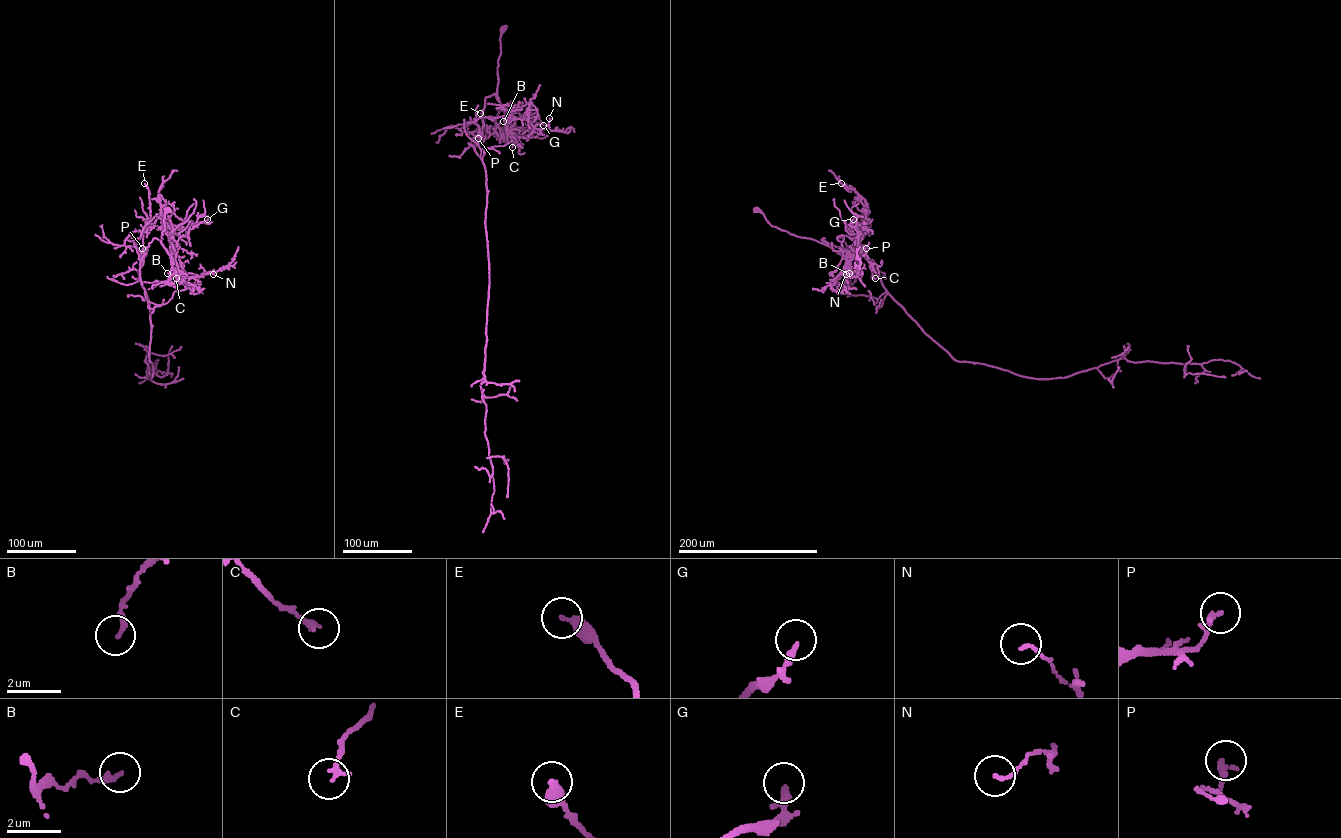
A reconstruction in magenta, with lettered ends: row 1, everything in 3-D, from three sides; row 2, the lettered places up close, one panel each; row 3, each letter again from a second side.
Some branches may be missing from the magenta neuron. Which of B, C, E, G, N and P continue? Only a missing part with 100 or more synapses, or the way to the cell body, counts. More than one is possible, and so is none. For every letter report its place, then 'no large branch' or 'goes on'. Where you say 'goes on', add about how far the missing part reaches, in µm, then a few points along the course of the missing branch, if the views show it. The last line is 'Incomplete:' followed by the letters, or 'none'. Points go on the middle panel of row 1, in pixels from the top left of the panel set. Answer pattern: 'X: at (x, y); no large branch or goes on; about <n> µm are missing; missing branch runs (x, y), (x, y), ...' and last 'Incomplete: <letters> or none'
B: at (503, 121); no large branch
C: at (512, 147); no large branch
E: at (480, 113); no large branch
G: at (543, 125); no large branch
N: at (549, 118); no large branch
P: at (478, 138); no large branch
Incomplete: none

